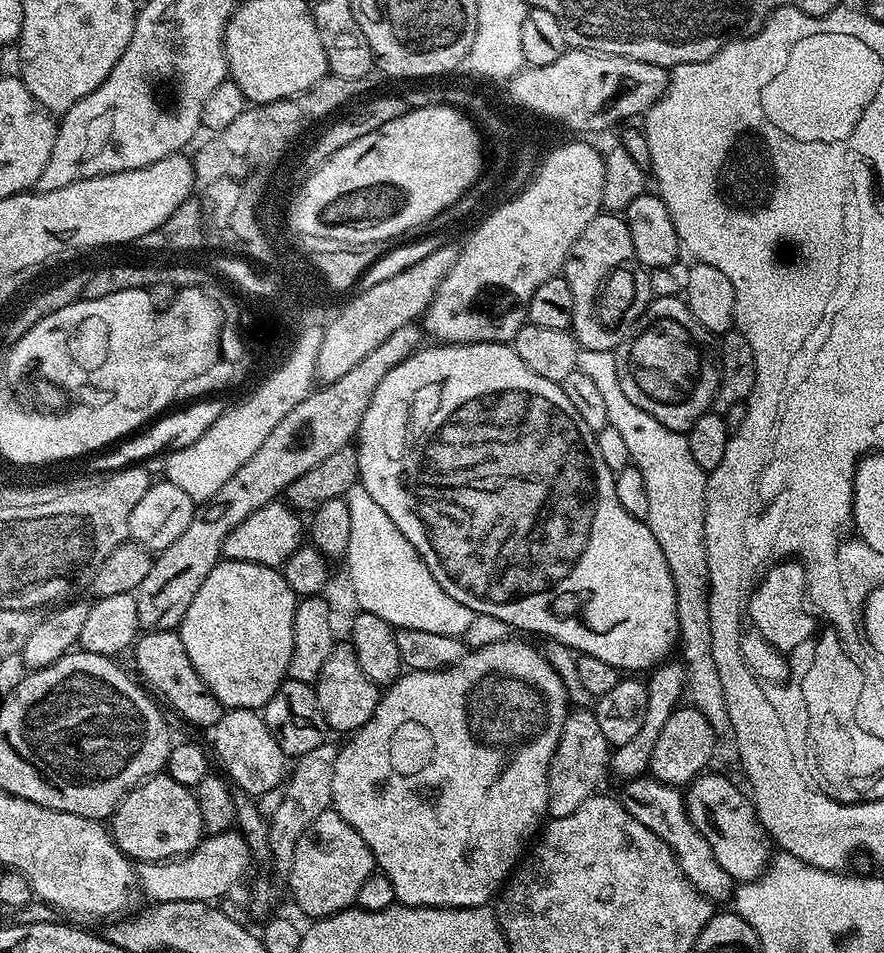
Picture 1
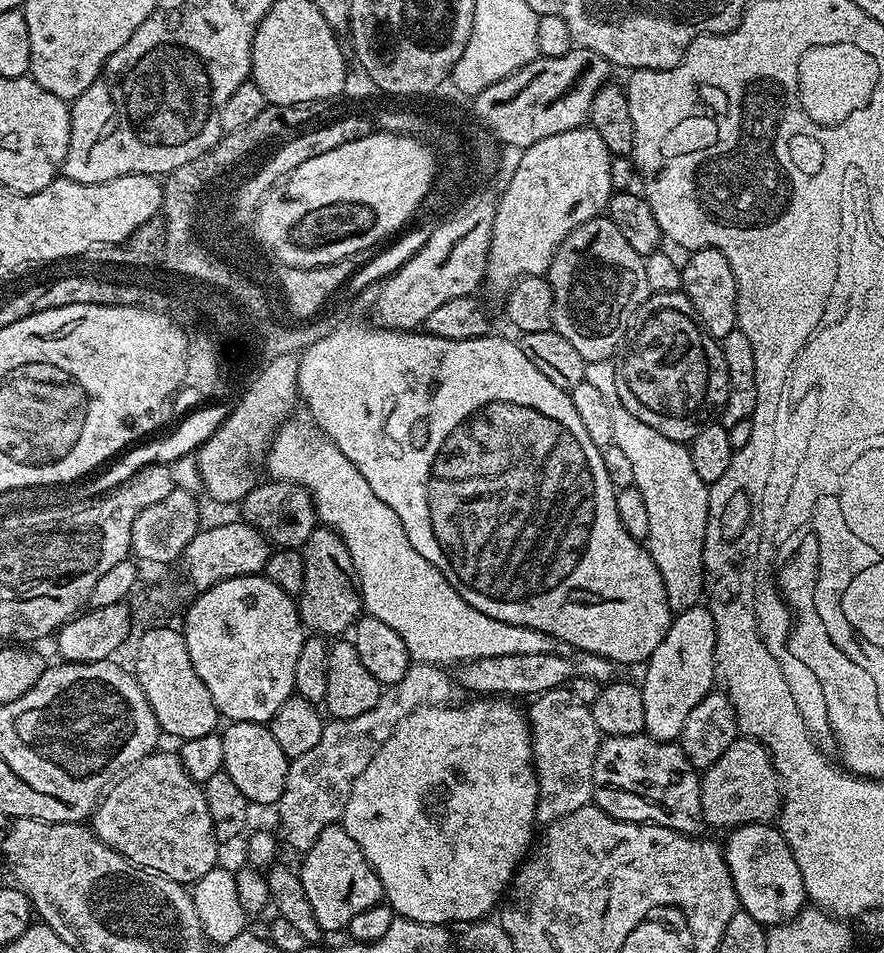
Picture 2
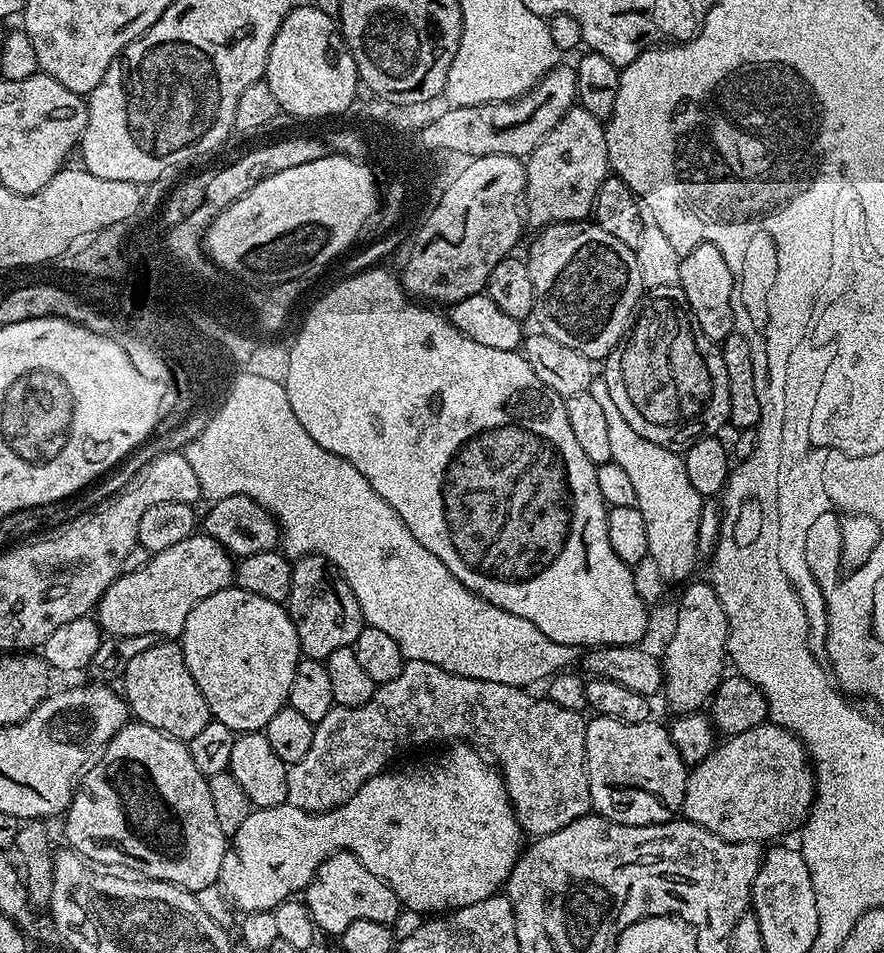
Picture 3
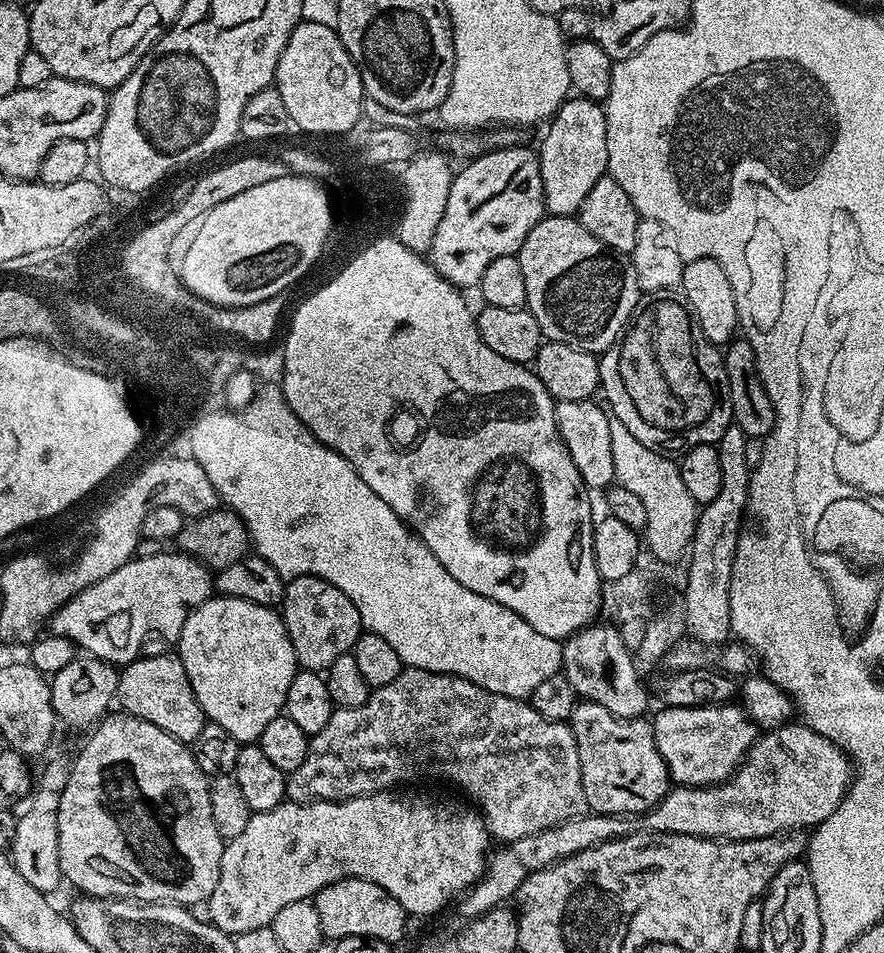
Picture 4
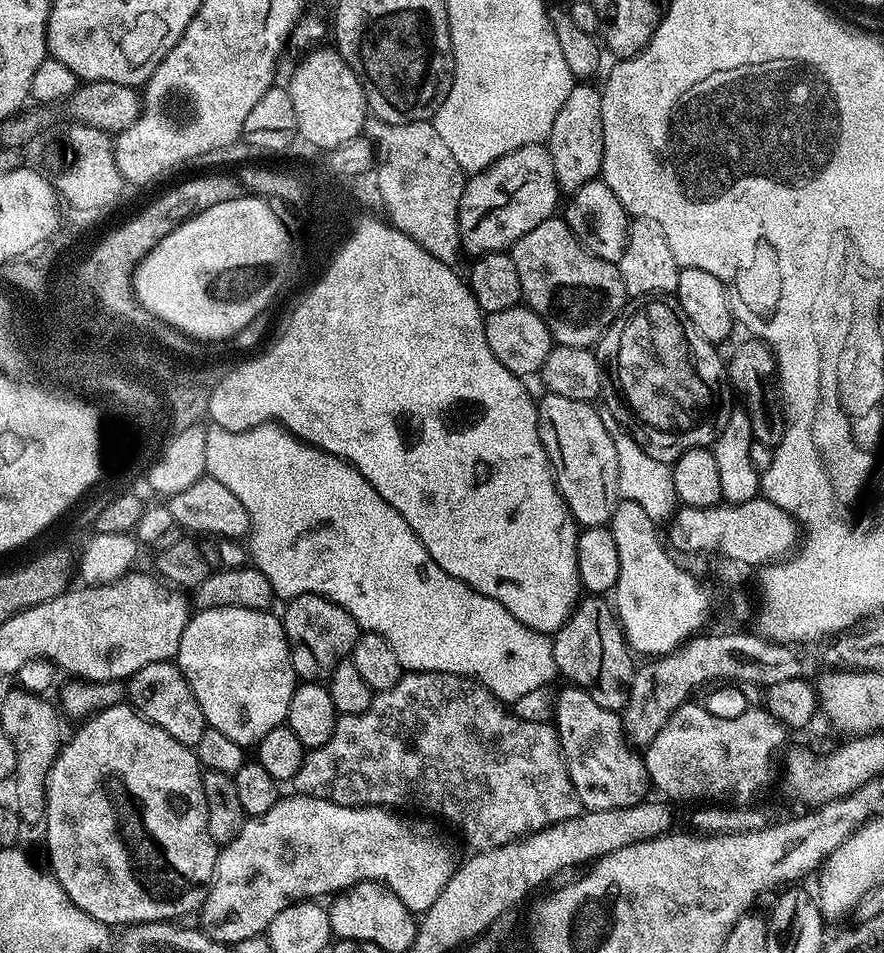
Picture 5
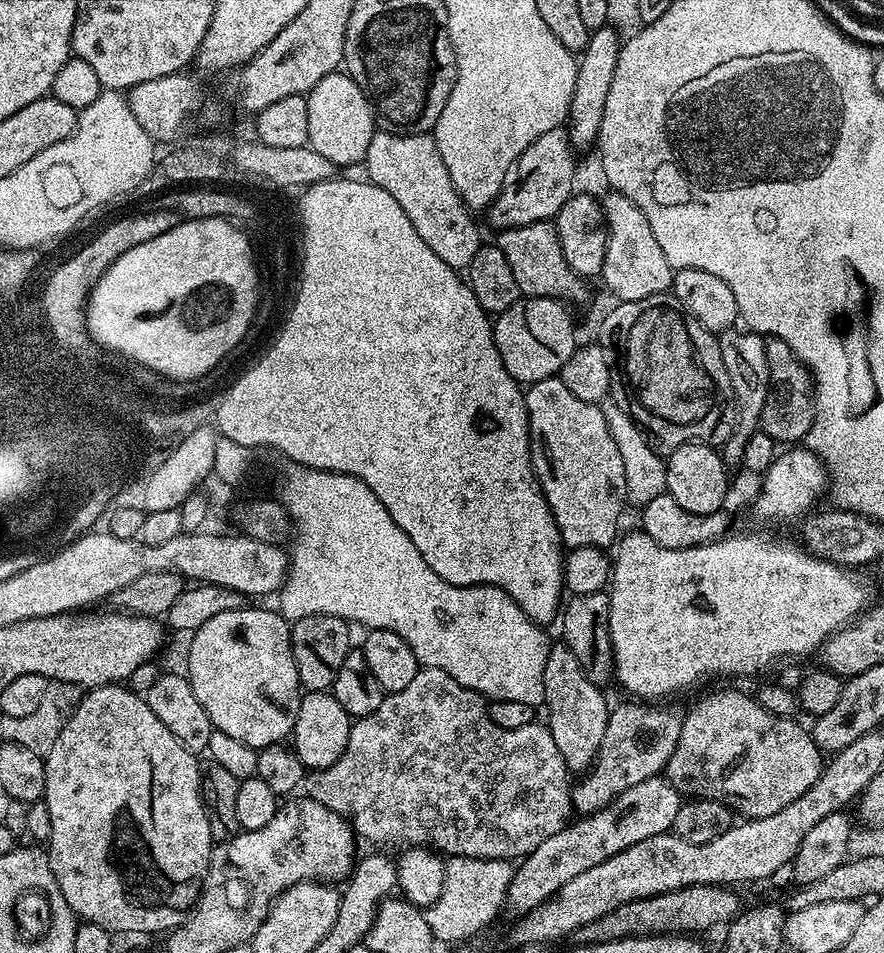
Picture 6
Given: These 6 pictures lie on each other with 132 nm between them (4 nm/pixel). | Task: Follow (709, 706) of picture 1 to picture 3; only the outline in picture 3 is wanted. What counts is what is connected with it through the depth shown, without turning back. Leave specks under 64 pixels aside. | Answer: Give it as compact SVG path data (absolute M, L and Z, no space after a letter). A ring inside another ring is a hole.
M597 391L595 398L600 413L606 418L606 434L610 434L611 463L622 466L634 485L636 507L642 510L642 519L646 522L648 556L658 566L658 572L665 582L687 581L687 576L696 568L696 556L700 552L698 522L706 503L705 497L700 496L690 483L683 455L679 451L646 442L642 434L634 434L622 410L618 410L615 395Z

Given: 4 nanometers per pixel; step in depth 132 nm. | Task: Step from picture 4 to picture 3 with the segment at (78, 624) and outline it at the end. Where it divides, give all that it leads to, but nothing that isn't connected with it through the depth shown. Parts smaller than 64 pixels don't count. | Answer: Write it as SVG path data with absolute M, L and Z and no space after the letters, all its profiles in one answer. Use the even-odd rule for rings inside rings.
M193 534L175 546L154 552L150 562L133 572L124 572L100 595L95 619L109 637L156 634L160 638L184 635L186 618L202 598L218 594L234 580L234 560L214 538Z

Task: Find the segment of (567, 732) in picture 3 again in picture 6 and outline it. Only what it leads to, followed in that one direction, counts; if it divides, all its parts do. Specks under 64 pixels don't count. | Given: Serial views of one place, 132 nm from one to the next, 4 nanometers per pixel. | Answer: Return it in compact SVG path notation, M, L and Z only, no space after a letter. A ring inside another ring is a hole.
M421 667L404 689L387 693L382 706L378 706L374 714L359 717L353 723L350 738L346 742L346 750L342 750L338 760L330 766L309 771L305 775L302 792L307 799L322 802L322 806L334 810L334 814L348 821L357 837L365 836L376 844L389 840L392 844L400 844L399 846L431 846L437 853L448 858L465 856L476 859L519 861L530 855L538 846L542 846L542 842L546 842L550 834L558 834L558 830L562 830L565 824L569 823L574 812L570 773L562 754L558 754L558 746L554 743L547 726L539 722L518 726L518 730L506 730L502 726L494 726L485 697L454 682L454 678L446 674L446 670L426 667Z

